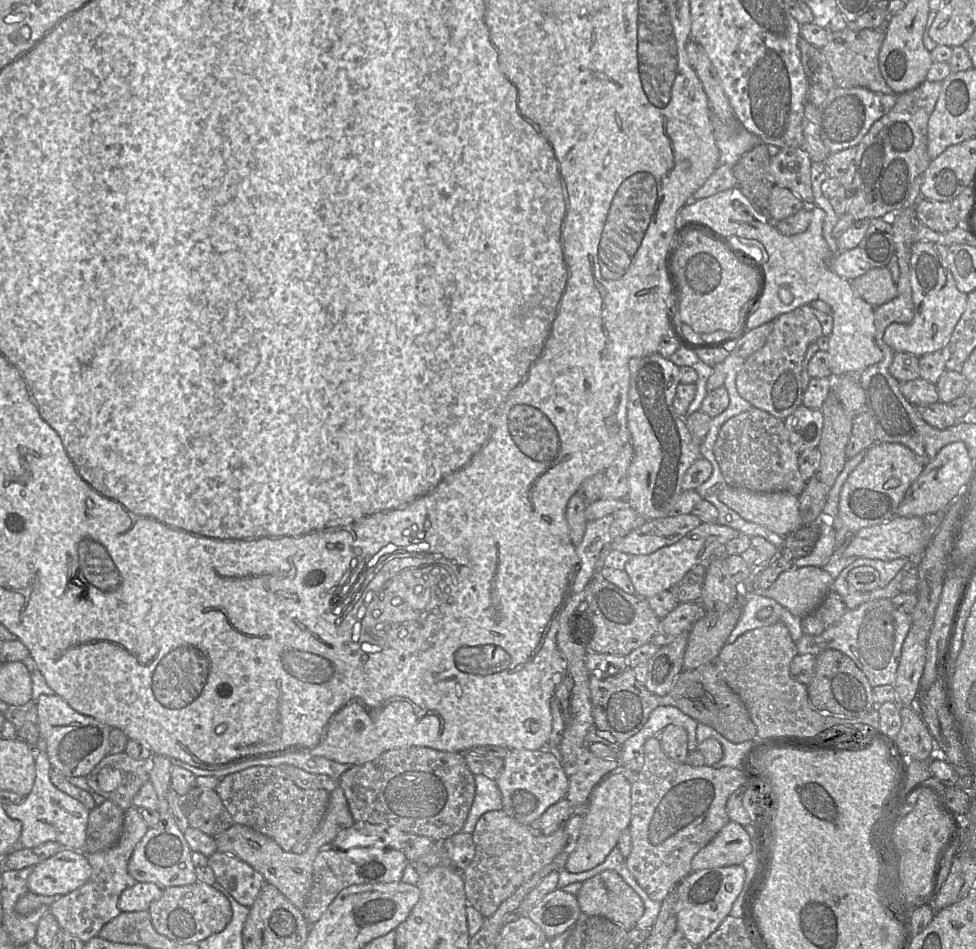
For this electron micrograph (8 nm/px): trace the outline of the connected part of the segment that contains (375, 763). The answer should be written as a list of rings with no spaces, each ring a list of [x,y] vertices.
[[[407,747],[387,751],[374,760],[363,764],[350,766],[338,780],[339,787],[344,791],[349,810],[354,821],[367,821],[372,824],[395,826],[407,834],[426,836],[432,841],[443,841],[461,831],[467,819],[476,789],[474,774],[472,774],[467,766],[464,759],[464,754],[458,752],[440,751],[430,747]]]

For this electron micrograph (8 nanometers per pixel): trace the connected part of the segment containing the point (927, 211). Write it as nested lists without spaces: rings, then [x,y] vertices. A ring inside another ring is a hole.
[[[920,198],[914,207],[916,217],[930,229],[945,233],[958,226],[951,201],[935,201]]]

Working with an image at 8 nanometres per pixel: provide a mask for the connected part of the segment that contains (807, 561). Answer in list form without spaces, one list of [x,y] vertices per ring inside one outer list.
[[[821,513],[814,524],[820,528],[820,537],[809,555],[794,560],[795,567],[816,566],[822,568],[835,550],[836,530],[833,527],[833,518]]]

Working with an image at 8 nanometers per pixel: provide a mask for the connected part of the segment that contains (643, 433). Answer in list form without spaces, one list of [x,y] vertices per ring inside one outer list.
[[[659,353],[630,360],[630,389],[628,401],[628,428],[634,457],[628,468],[629,493],[626,504],[646,520],[669,516],[669,511],[680,497],[686,471],[699,458],[701,443],[690,433],[685,418],[679,416],[673,401],[680,381],[680,367]]]

